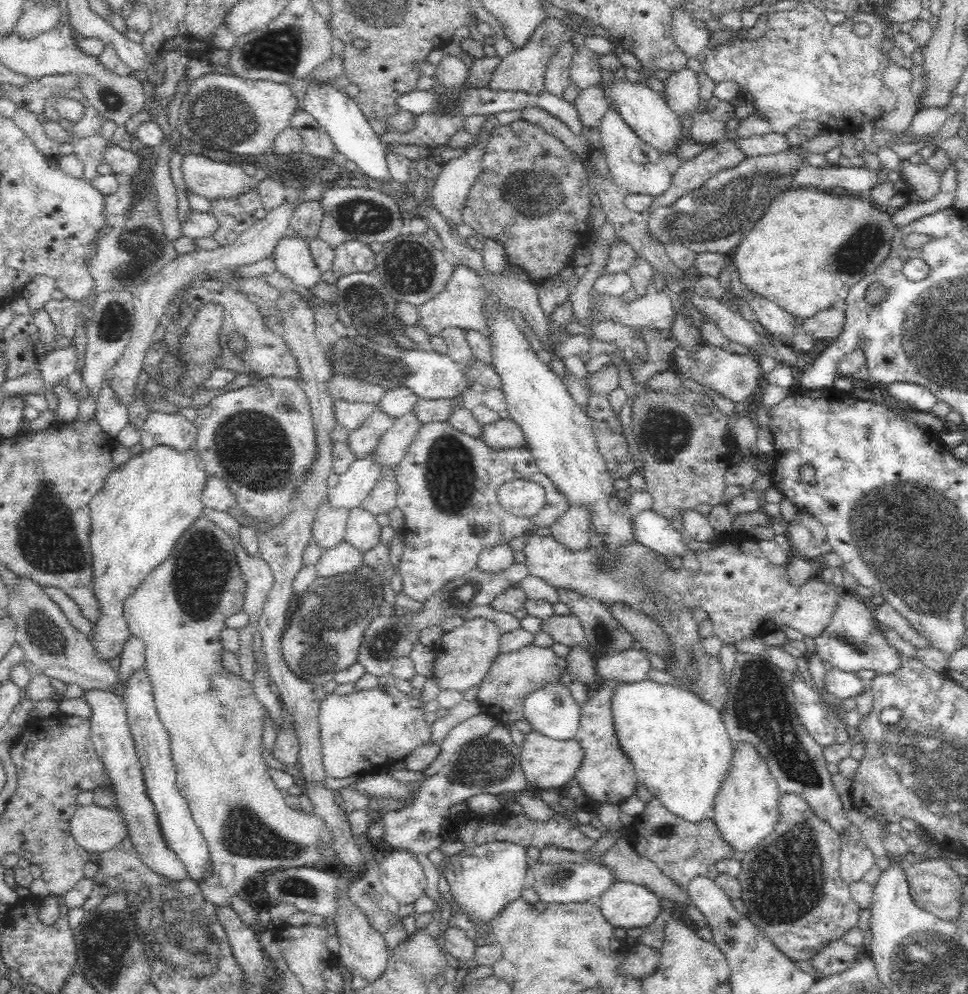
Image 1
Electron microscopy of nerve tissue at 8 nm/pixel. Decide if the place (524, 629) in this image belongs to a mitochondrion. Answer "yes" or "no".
no

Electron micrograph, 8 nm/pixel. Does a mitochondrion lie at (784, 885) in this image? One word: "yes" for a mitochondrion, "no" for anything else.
yes

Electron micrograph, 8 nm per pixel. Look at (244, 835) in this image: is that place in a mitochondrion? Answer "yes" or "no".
yes

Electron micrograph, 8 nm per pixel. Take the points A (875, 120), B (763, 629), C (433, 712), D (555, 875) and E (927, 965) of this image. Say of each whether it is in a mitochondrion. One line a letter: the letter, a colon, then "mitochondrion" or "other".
A: other
B: other
C: other
D: mitochondrion
E: mitochondrion

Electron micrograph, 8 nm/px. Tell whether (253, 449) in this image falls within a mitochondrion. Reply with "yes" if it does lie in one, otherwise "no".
yes

